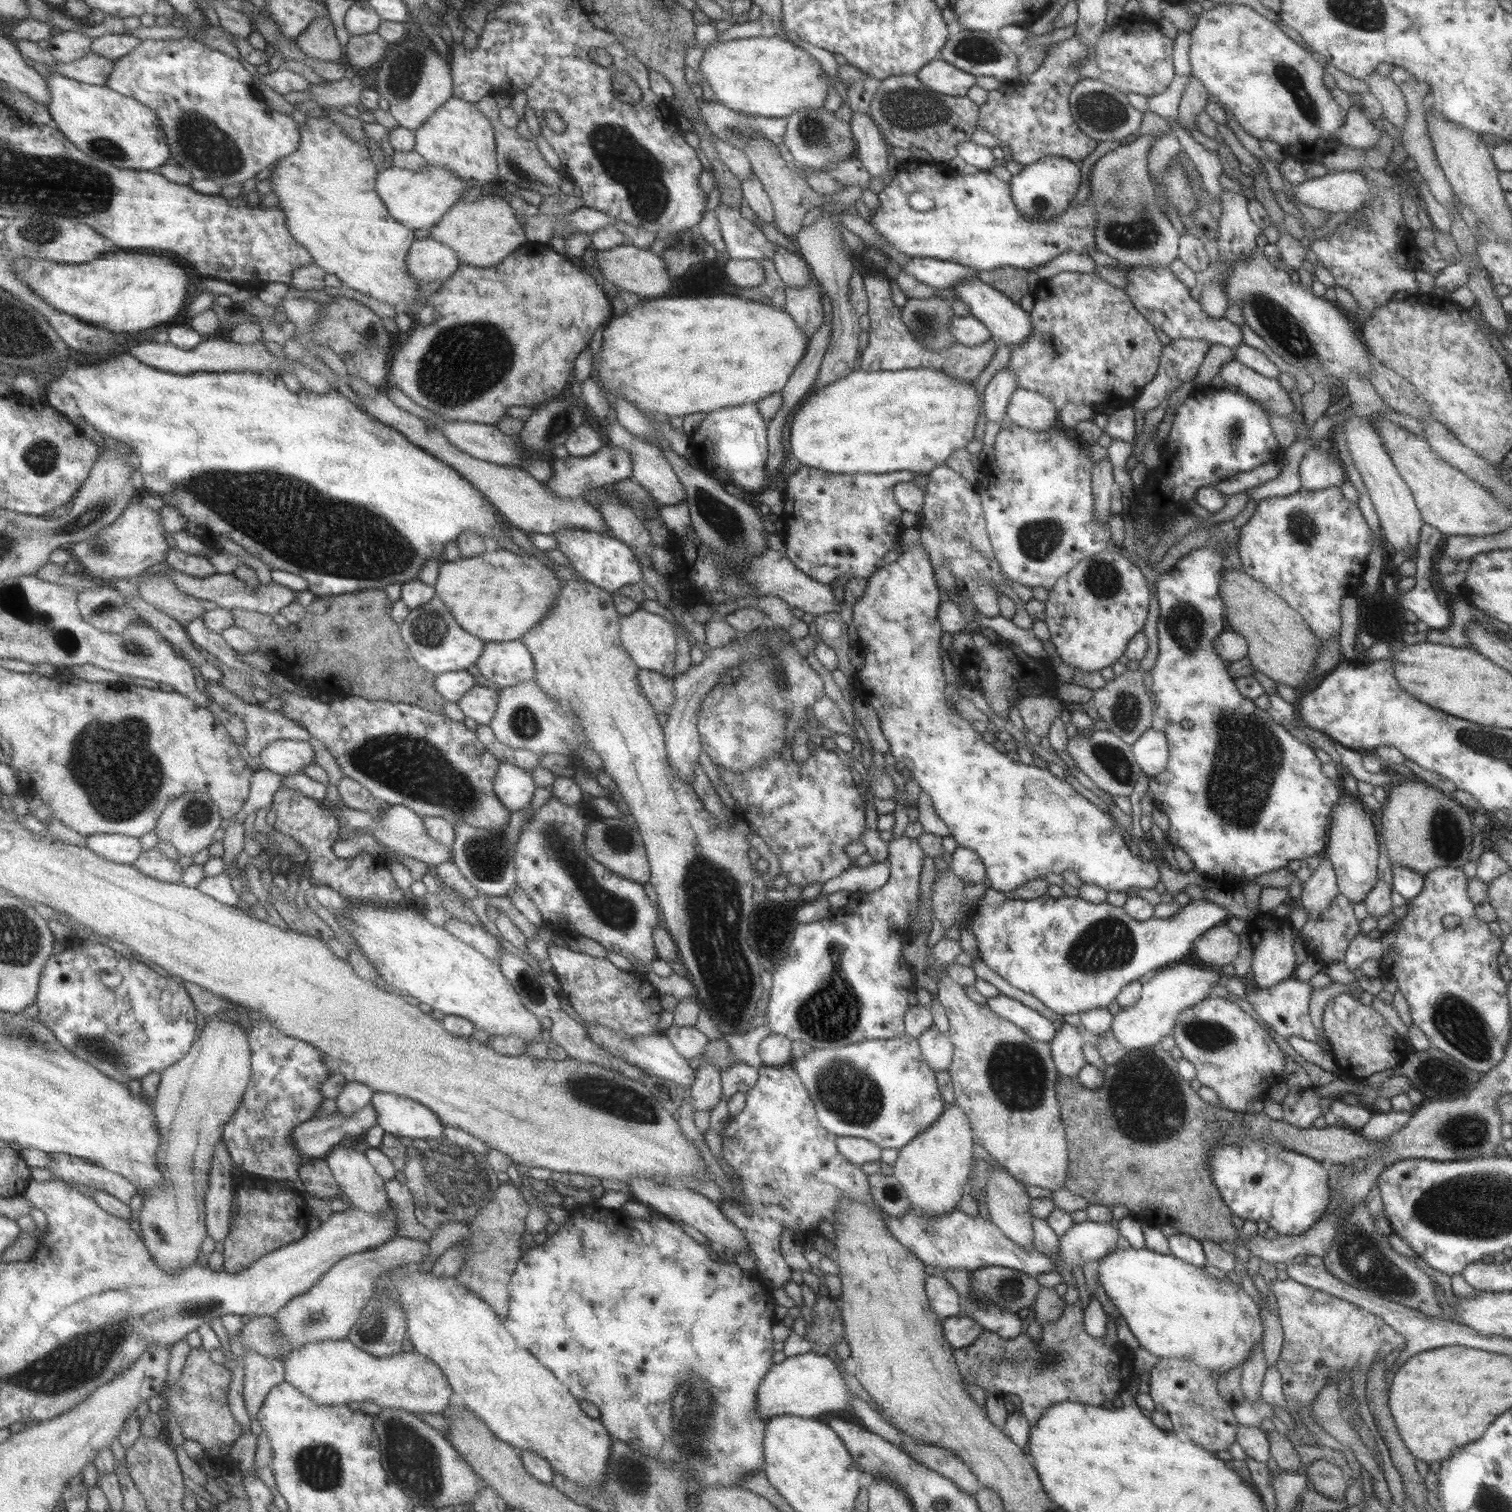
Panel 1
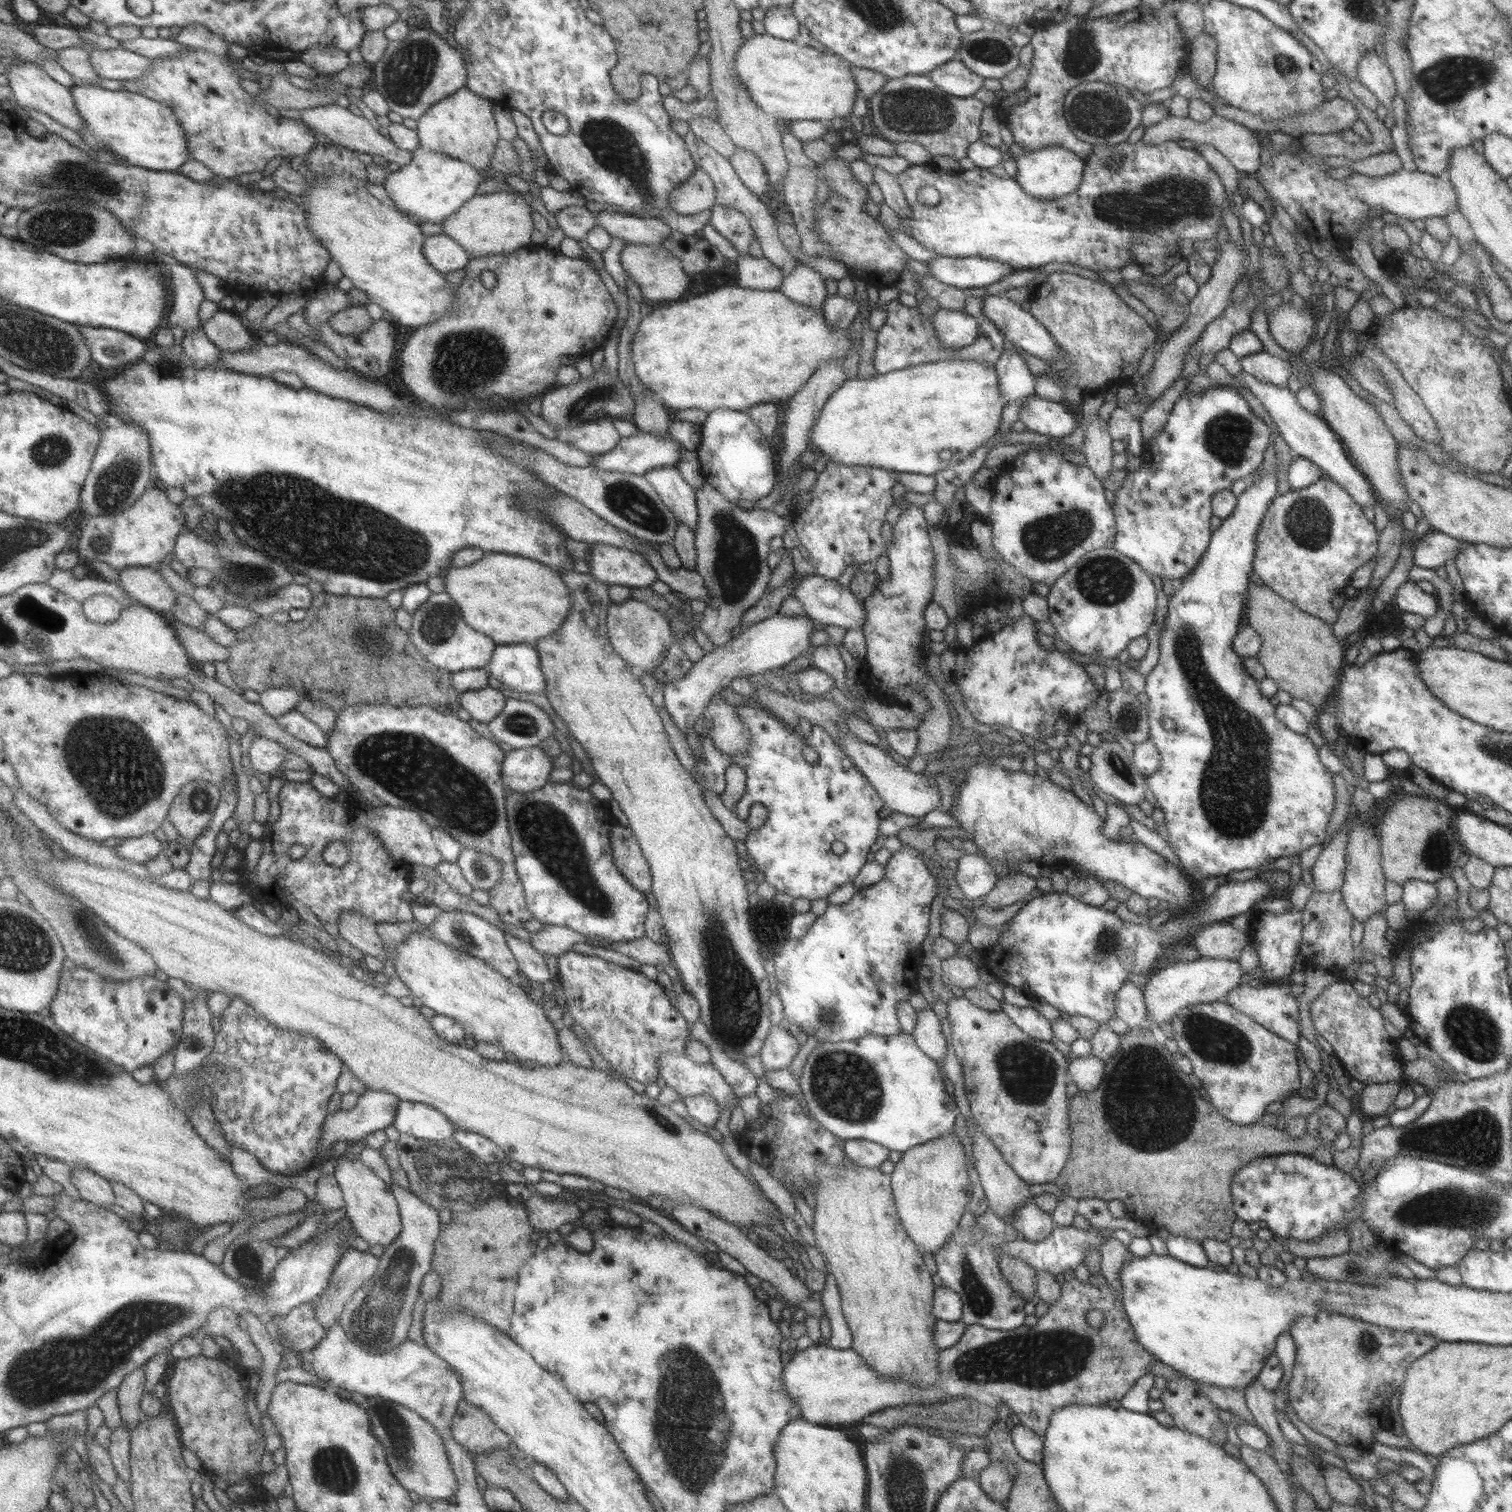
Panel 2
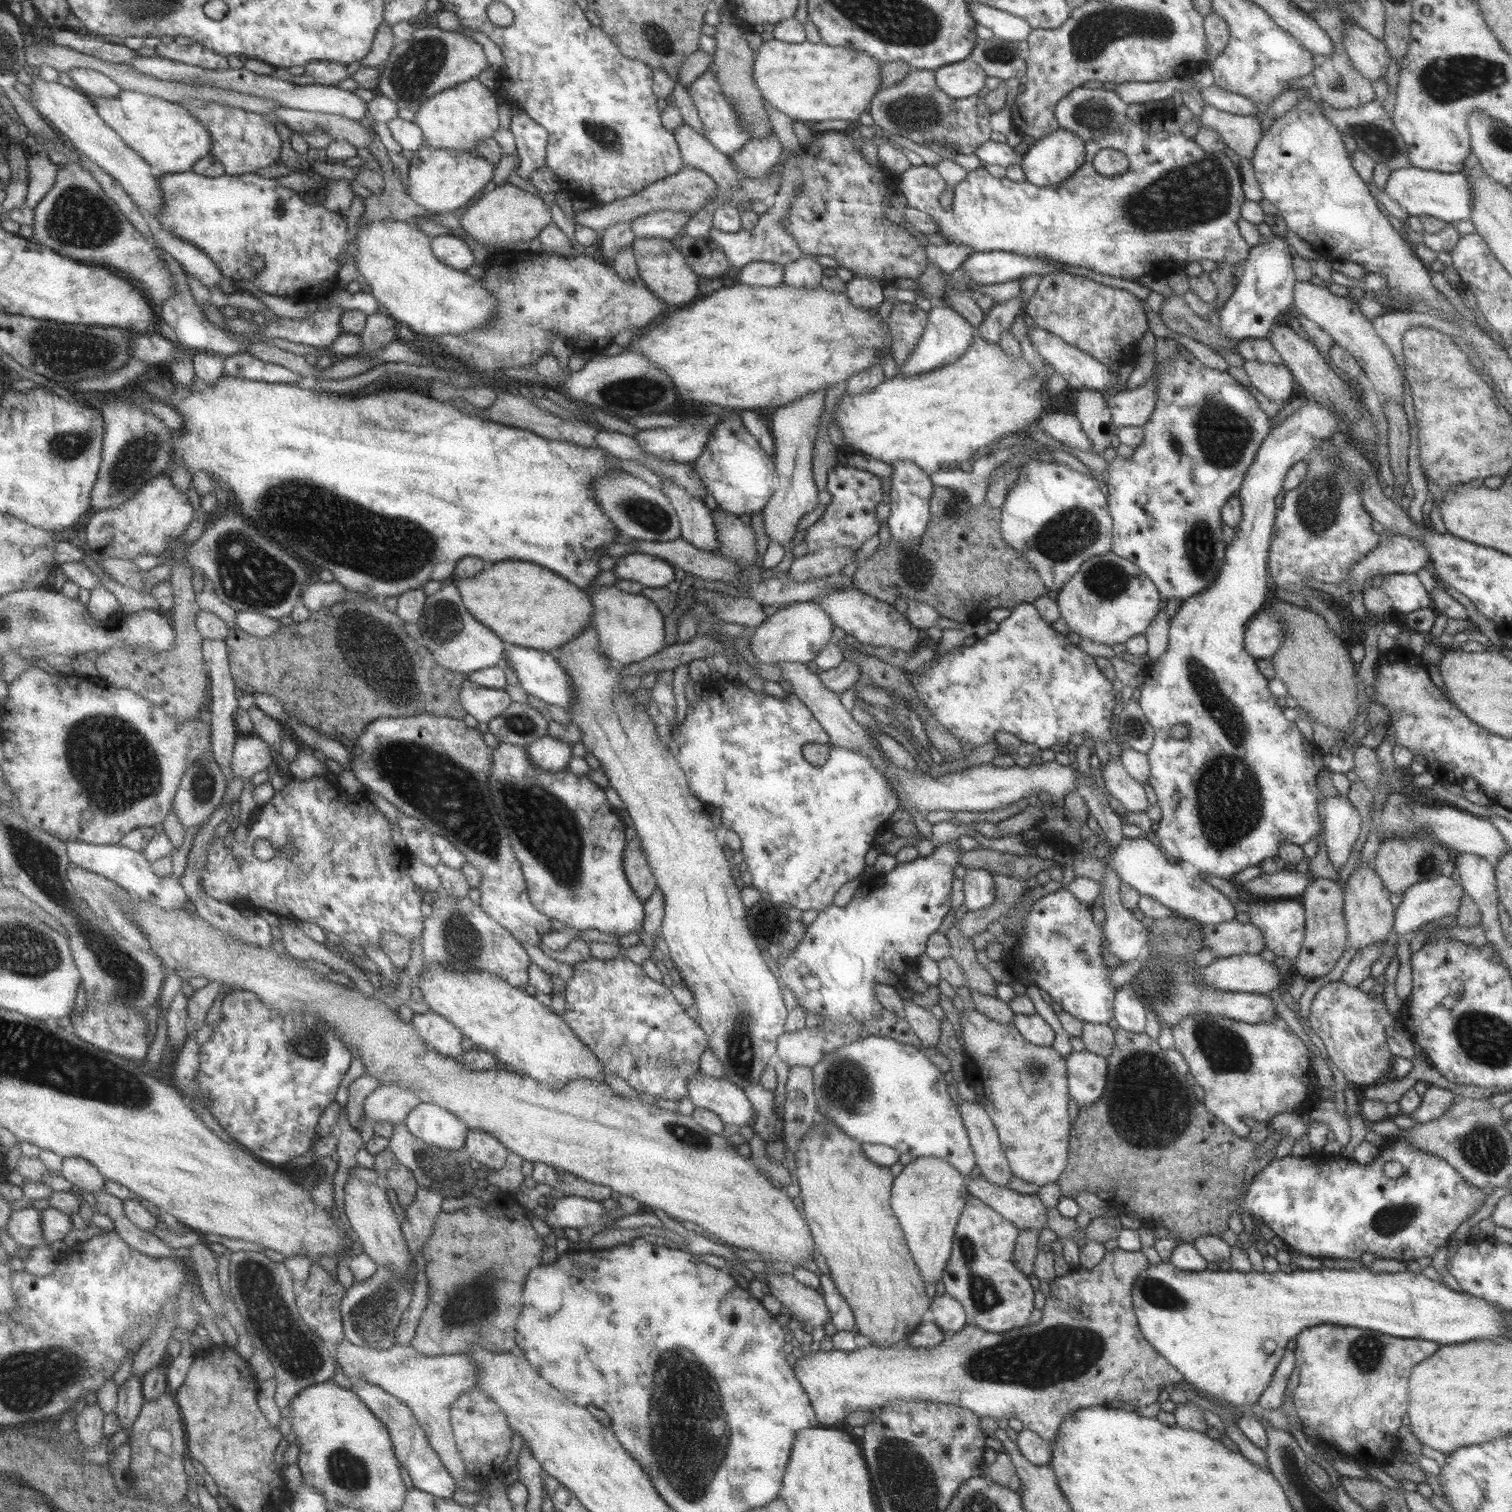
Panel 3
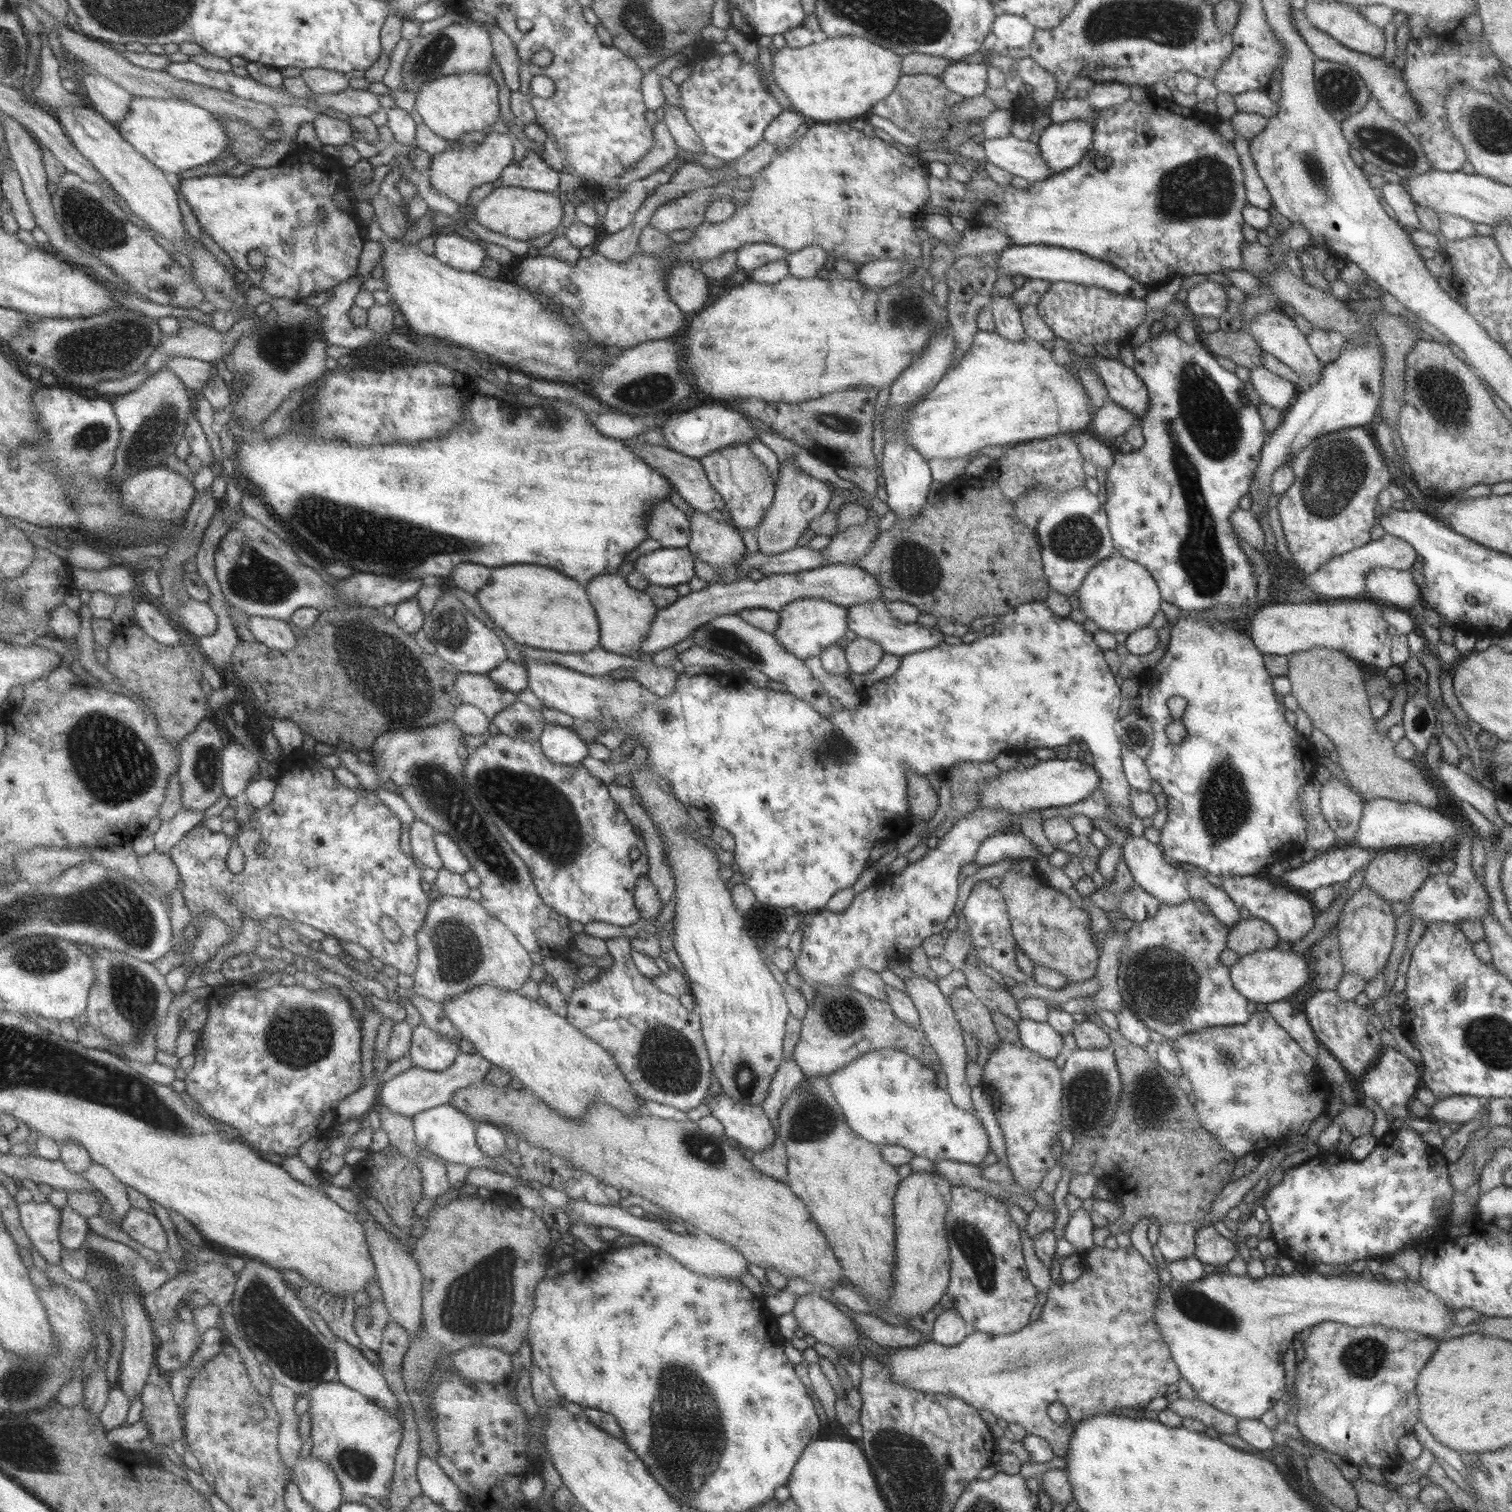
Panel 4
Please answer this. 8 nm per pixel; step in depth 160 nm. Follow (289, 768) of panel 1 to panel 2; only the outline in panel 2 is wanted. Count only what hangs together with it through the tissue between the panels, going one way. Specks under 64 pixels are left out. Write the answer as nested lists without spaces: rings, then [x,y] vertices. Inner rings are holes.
[[[257,737],[249,749],[250,762],[256,771],[271,775],[286,763],[290,750],[276,740]]]

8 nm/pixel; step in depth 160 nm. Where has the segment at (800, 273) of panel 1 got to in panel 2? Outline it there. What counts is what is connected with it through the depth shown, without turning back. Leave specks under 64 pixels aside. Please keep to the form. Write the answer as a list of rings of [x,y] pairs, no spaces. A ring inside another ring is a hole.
[[[690,131],[682,138],[686,144],[687,152],[689,152],[696,168],[703,170],[712,180],[716,192],[715,203],[734,208],[747,218],[749,226],[751,226],[751,230],[753,230],[754,237],[762,248],[763,256],[771,262],[773,266],[776,266],[783,276],[787,276],[799,262],[788,253],[783,243],[779,242],[777,228],[775,228],[775,220],[767,205],[745,188],[745,185],[739,180],[739,177],[735,174],[727,159],[723,159],[723,156],[714,152],[712,148],[709,148],[703,141],[697,139]]]

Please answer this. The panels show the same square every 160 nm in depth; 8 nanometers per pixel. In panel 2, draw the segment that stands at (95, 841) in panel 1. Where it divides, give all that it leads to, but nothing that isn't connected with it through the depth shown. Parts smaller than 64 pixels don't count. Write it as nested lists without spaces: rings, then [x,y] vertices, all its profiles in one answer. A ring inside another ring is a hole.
[[[154,835],[126,838],[113,848],[116,848],[119,857],[137,864],[146,864],[147,861],[153,860],[165,852],[163,842],[157,840]]]

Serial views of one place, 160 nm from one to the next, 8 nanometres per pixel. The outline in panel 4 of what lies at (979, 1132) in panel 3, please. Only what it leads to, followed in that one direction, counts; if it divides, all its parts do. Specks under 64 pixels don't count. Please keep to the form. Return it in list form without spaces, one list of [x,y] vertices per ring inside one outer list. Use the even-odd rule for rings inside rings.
[[[912,972],[911,977],[905,979],[903,982],[906,986],[906,995],[911,999],[913,1006],[917,1009],[920,1018],[919,1028],[921,1028],[926,1039],[931,1043],[931,1048],[933,1048],[939,1064],[941,1064],[941,1070],[945,1074],[947,1080],[946,1092],[951,1103],[959,1111],[973,1113],[975,1115],[975,1108],[971,1104],[970,1087],[966,1084],[965,1079],[965,1066],[967,1064],[965,1046],[963,1045],[963,1039],[961,1039],[958,1020],[953,1014],[950,1004],[945,1001],[937,984],[932,980],[927,980]]]

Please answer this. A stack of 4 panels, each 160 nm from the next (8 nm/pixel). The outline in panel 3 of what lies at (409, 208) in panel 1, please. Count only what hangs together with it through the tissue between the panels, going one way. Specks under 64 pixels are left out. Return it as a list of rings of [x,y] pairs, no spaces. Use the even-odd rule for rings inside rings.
[[[421,147],[410,160],[408,194],[427,210],[437,214],[451,213],[467,206],[479,190],[483,190],[495,176],[496,162],[475,153]]]

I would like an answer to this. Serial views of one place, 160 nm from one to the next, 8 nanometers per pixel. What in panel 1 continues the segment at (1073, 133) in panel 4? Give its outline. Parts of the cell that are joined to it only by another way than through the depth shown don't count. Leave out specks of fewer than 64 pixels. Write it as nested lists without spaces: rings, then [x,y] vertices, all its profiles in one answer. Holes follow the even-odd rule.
[[[1045,157],[1041,161],[1022,166],[1021,172],[1010,178],[1009,194],[1021,216],[1031,220],[1049,220],[1070,206],[1080,184],[1079,174],[1077,163],[1061,157]]]

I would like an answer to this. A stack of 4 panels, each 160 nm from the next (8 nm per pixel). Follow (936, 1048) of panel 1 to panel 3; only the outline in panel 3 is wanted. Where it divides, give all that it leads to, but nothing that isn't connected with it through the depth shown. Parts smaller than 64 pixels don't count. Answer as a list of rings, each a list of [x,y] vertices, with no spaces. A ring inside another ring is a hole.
[[[910,999],[903,1001],[904,1016],[910,1029],[915,1033],[915,1036],[920,1040],[920,1046],[935,1048],[937,1040],[939,1040],[940,1022],[938,1018],[927,1008],[913,1004]]]

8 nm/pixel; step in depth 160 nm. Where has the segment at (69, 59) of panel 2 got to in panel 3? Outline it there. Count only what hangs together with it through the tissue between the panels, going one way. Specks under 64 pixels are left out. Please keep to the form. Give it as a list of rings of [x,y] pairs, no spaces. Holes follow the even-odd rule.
[[[72,68],[68,72],[76,87],[90,96],[97,96],[101,100],[115,100],[121,96],[123,88],[112,77],[94,68]]]

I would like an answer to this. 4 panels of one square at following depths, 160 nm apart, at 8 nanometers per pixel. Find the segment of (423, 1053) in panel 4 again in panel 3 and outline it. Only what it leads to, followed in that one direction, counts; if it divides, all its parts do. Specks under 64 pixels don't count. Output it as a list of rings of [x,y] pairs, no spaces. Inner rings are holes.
[[[433,1010],[421,1014],[415,1012],[412,1020],[419,1036],[429,1045],[429,1048],[437,1050],[441,1056],[455,1058],[455,1060],[464,1056],[461,1042],[466,1036],[456,1024],[453,1024],[453,1021]]]

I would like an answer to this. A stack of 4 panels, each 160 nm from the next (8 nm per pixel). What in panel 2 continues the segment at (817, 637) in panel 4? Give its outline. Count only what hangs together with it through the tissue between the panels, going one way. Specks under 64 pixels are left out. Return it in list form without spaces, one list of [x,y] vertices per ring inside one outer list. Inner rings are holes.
[[[775,614],[753,626],[748,626],[737,638],[731,638],[725,646],[714,646],[711,652],[692,663],[689,671],[680,679],[664,683],[662,685],[663,704],[677,730],[685,735],[685,732],[701,717],[710,698],[728,692],[729,682],[733,678],[763,674],[767,669],[773,670],[784,666],[796,656],[801,654],[807,656],[807,649],[811,647],[811,632],[813,632],[811,623],[813,621],[807,616],[787,618]]]

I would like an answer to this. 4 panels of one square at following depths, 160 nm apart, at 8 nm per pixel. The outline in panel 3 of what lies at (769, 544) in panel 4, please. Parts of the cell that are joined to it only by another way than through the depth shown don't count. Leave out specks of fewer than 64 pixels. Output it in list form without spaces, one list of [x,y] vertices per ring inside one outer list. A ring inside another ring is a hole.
[[[825,389],[809,391],[801,398],[776,408],[771,414],[774,469],[778,481],[776,489],[761,511],[768,540],[781,546],[788,545],[797,531],[797,521],[816,505],[818,488],[812,477],[813,447],[818,422],[825,408],[823,398],[825,398]]]

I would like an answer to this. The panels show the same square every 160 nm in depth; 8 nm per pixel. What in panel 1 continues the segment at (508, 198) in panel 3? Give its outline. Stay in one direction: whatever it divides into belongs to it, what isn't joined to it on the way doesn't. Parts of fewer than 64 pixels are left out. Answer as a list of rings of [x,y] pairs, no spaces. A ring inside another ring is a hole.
[[[488,194],[478,200],[461,200],[454,204],[444,219],[430,231],[431,239],[448,244],[460,256],[461,264],[471,264],[479,268],[497,266],[528,241],[524,226],[517,220],[517,214],[503,195]]]

